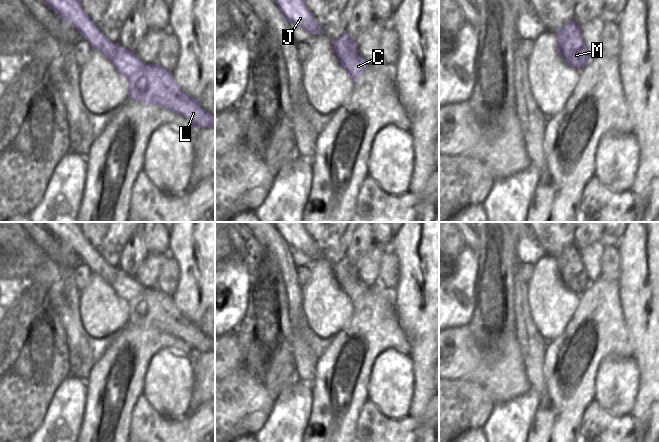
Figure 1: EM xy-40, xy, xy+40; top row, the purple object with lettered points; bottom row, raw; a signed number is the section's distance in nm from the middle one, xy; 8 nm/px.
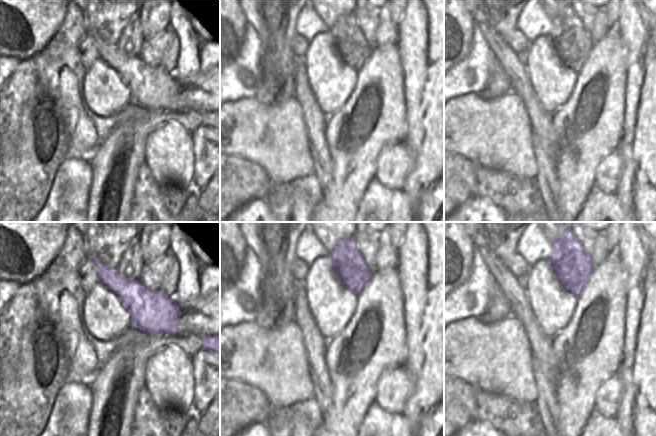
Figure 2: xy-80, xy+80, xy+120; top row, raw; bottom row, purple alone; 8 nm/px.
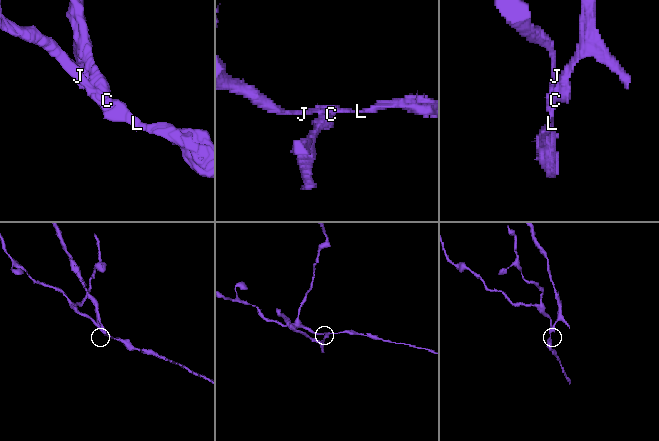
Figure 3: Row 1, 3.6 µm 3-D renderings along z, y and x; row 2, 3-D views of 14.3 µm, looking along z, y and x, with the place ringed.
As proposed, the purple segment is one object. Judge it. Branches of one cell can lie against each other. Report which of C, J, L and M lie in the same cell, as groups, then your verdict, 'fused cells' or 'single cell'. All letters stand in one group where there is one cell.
C J L / M | fused cells

